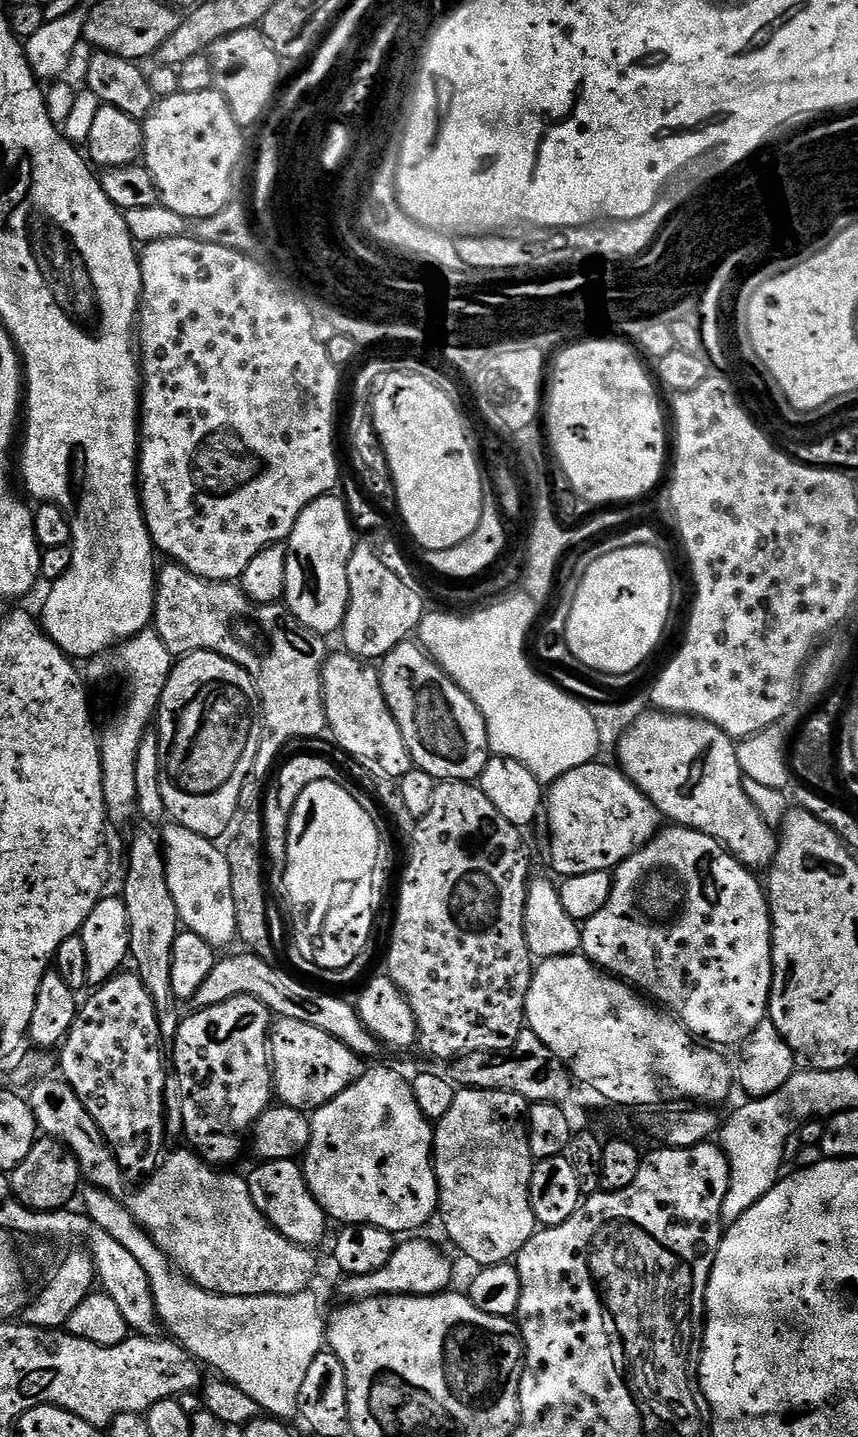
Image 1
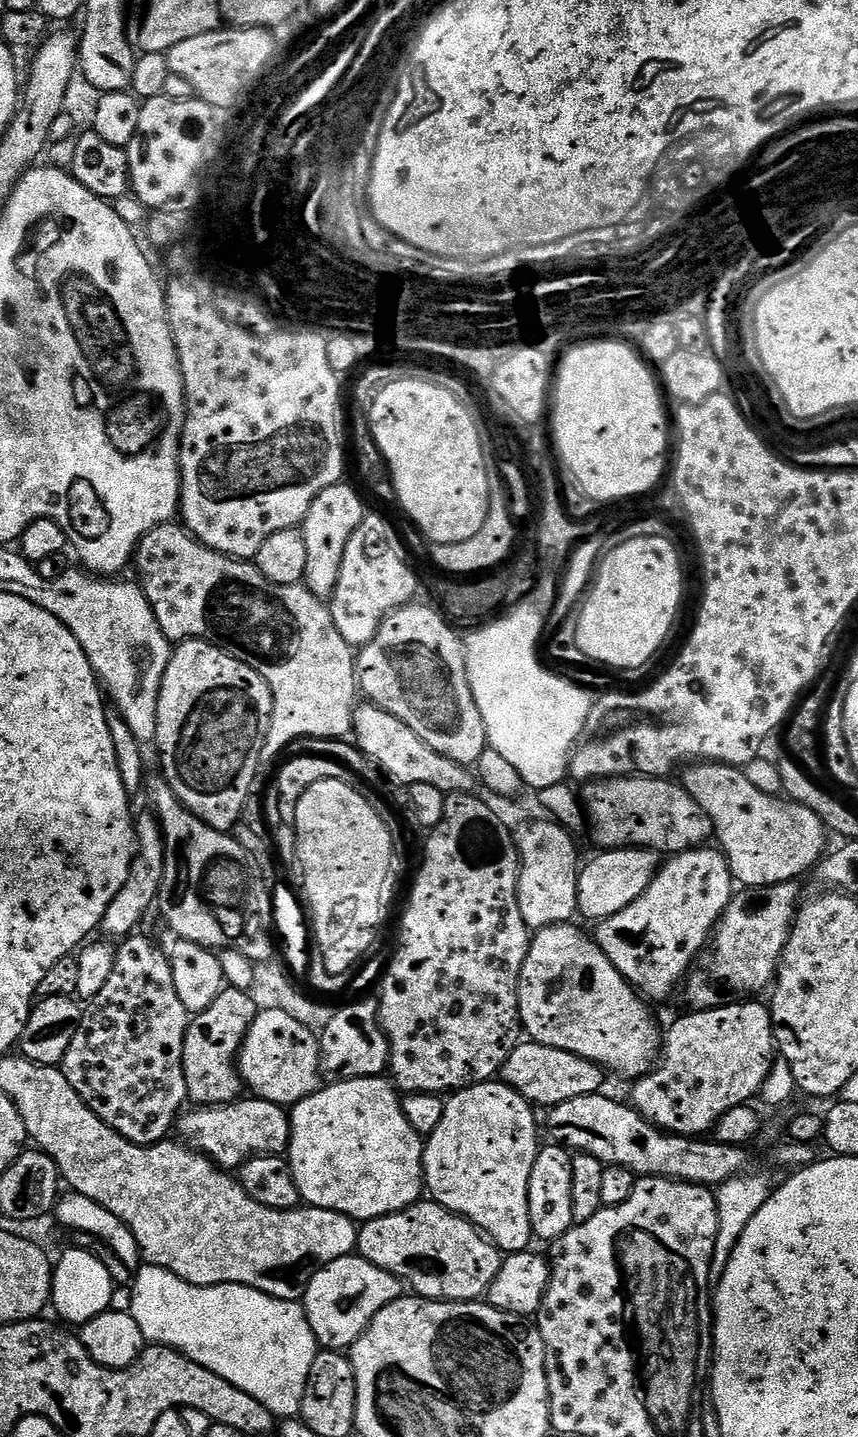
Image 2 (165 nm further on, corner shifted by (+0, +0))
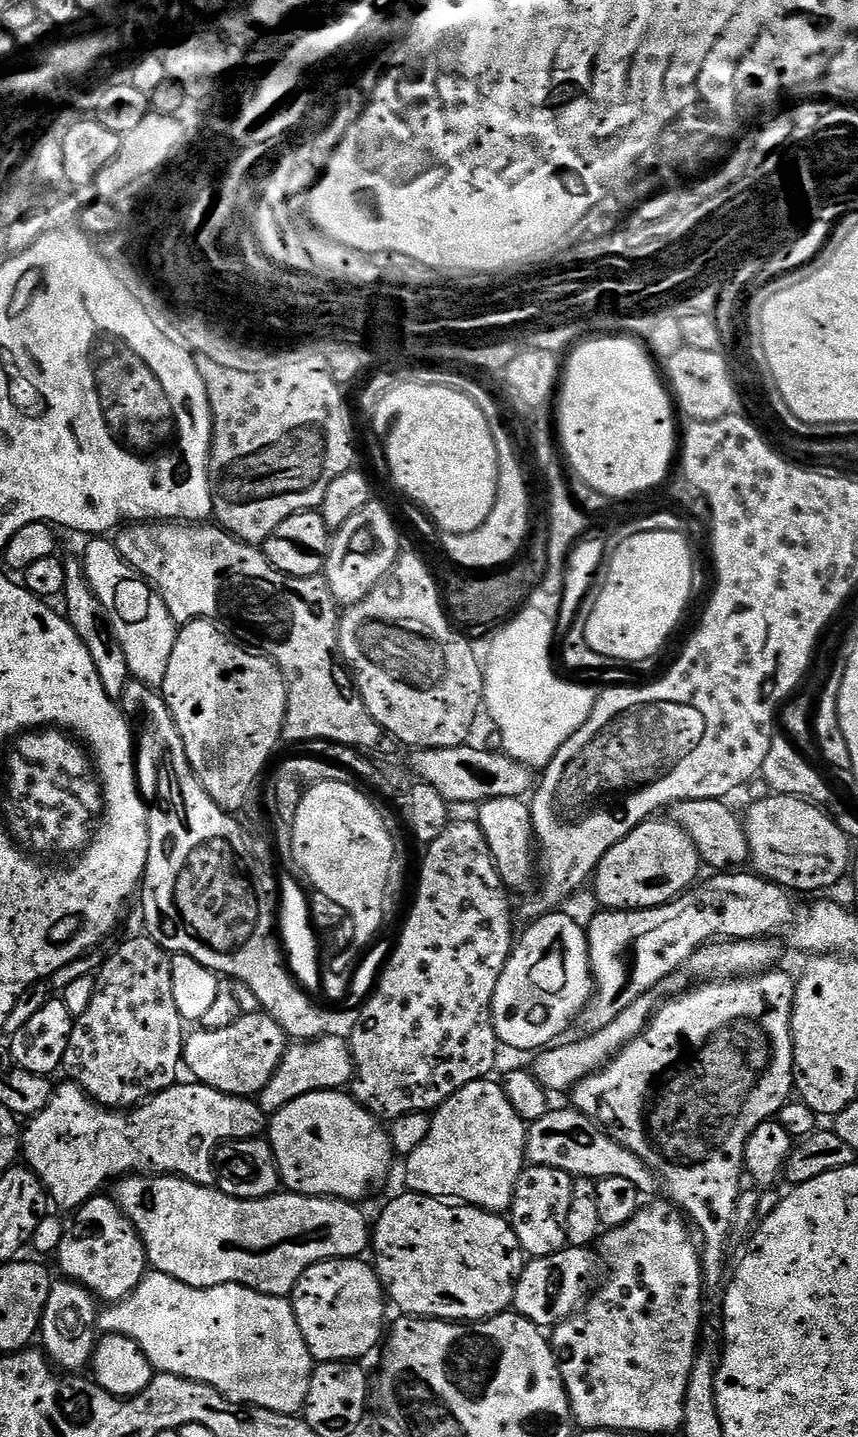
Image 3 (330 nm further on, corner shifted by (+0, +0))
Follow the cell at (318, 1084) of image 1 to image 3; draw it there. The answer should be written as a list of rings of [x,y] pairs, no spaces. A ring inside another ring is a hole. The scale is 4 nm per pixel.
[[[263,1010],[245,1012],[230,1026],[199,1031],[193,1036],[191,1033],[184,1041],[183,1067],[187,1071],[189,1068],[196,1075],[193,1077],[199,1083],[222,1090],[231,1096],[259,1097],[260,1091],[266,1086],[266,1082],[270,1082],[270,1078],[274,1078],[274,1074],[279,1070],[284,1055],[288,1053],[290,1047],[290,1037],[284,1031],[284,1027]]]

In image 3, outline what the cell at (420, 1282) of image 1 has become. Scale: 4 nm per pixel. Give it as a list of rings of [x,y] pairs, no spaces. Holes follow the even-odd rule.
[[[360,1258],[327,1260],[310,1266],[310,1270],[298,1278],[290,1303],[298,1318],[302,1338],[316,1364],[363,1361],[363,1356],[370,1355],[385,1335],[384,1285],[380,1283],[375,1267],[364,1262]]]

